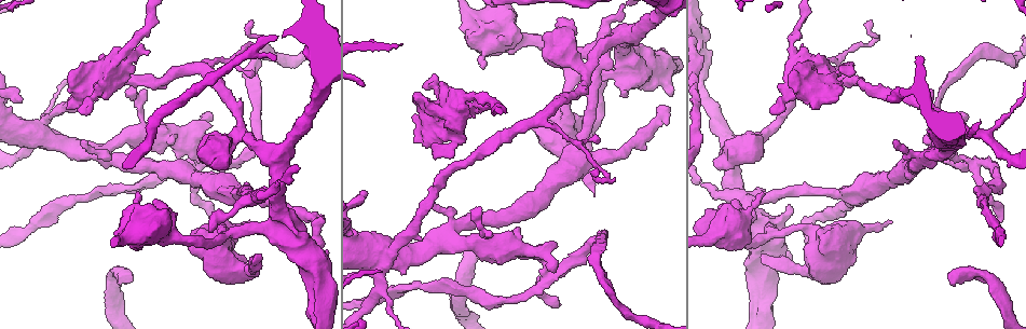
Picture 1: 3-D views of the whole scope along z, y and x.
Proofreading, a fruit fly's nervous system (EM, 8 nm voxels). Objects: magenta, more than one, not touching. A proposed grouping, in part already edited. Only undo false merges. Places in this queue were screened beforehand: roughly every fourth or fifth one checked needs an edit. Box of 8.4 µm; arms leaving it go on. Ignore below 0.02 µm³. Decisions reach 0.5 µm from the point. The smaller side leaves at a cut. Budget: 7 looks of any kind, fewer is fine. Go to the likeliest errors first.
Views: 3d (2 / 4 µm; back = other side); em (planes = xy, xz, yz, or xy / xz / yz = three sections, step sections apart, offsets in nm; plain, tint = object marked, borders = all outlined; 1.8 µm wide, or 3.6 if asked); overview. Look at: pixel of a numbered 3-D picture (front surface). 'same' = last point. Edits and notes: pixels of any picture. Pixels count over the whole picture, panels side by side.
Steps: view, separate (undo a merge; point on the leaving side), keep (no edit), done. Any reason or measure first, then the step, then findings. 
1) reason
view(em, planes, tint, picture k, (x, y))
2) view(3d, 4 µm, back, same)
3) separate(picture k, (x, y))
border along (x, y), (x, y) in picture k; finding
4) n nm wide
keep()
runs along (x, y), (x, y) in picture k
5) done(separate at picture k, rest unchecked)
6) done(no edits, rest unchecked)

looks like a crossing
view(3d, 2 µm, back, picture 1, (199, 161))

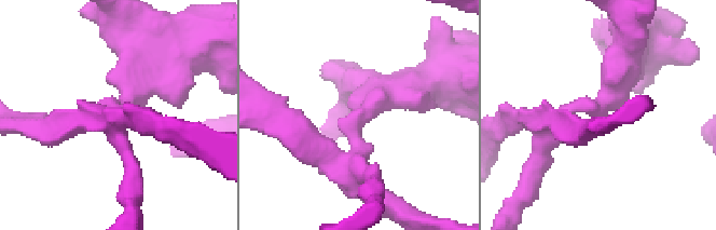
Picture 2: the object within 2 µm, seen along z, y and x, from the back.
view(em, yz, step 4, tint, picture 2, (571, 111))

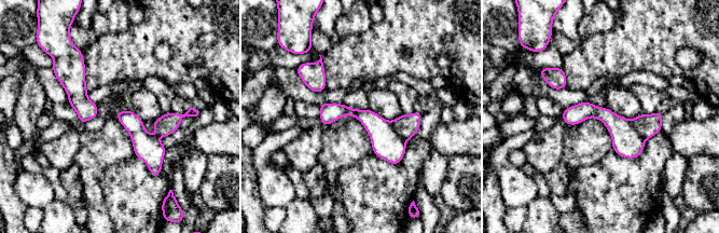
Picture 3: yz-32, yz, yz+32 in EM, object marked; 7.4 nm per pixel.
another direction
view(em, planes, tint, same)

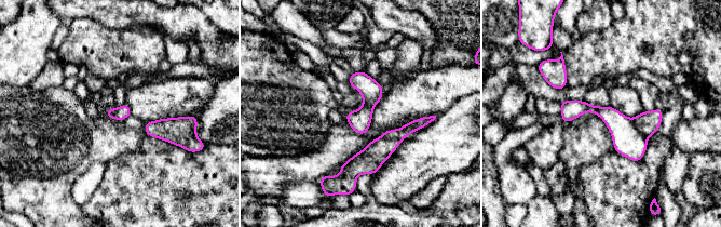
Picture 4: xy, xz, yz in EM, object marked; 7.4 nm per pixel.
100 nm wide
separate(picture 4, (648, 122))
border along (630, 119), (634, 125), (647, 137) in picture 4; a second neuron is stuck on

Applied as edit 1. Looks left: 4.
see it whole again
view(overview)

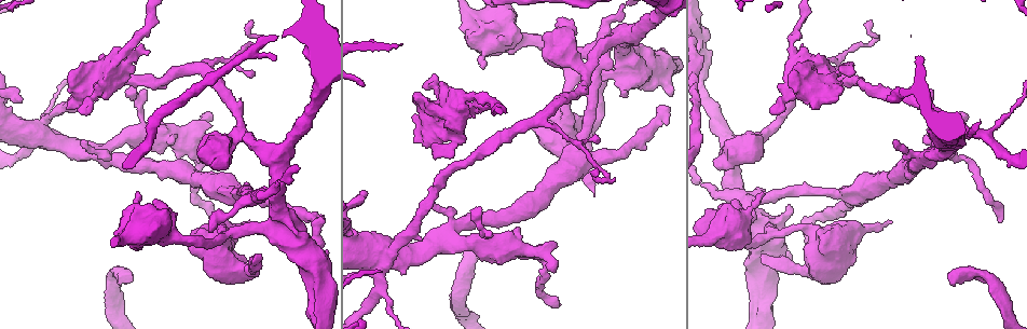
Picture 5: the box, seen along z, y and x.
branch point
view(em, xy, step 8, tint, picture 5, (448, 240))

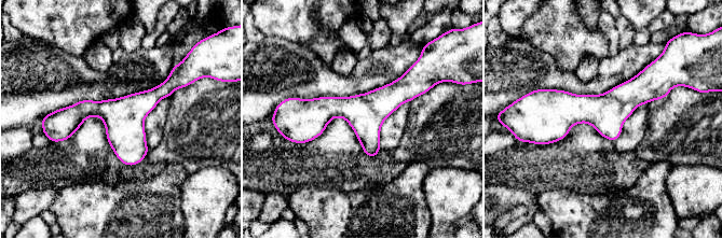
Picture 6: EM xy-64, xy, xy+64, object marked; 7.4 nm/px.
keep()
runs along (175, 85), (57, 128) in picture 6; one neuron here

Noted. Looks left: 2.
abrupt turn
view(em, planes, tint, picture 5, (661, 112))

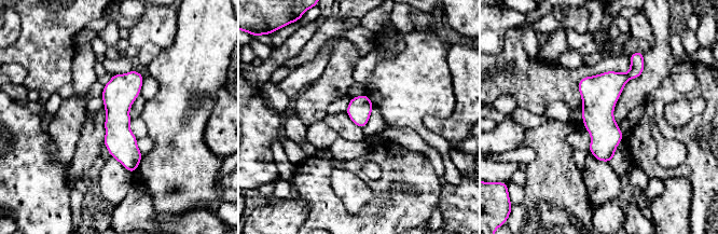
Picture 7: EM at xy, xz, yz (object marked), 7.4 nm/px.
keep()
runs along (634, 59), (634, 69), (602, 100), (599, 157) in picture 7; one neuron here

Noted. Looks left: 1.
done(separate at picture 4, rest unchecked)

